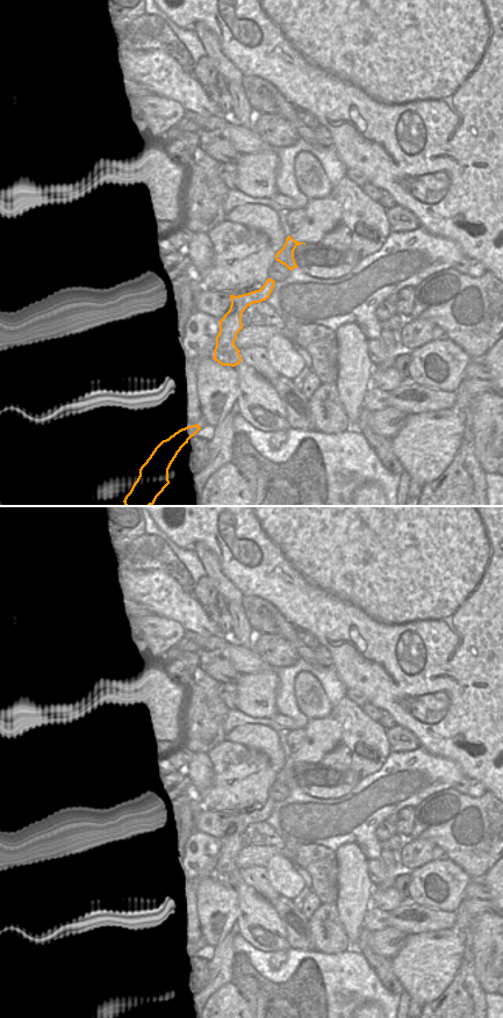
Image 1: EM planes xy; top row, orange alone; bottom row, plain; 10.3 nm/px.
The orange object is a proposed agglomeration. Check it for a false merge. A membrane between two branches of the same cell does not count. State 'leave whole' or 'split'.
leave whole

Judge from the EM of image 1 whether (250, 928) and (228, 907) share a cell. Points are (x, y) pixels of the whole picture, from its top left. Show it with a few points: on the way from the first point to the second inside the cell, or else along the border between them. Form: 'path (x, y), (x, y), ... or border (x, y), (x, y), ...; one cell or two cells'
border (234, 889), (237, 896), (236, 922); two cells

